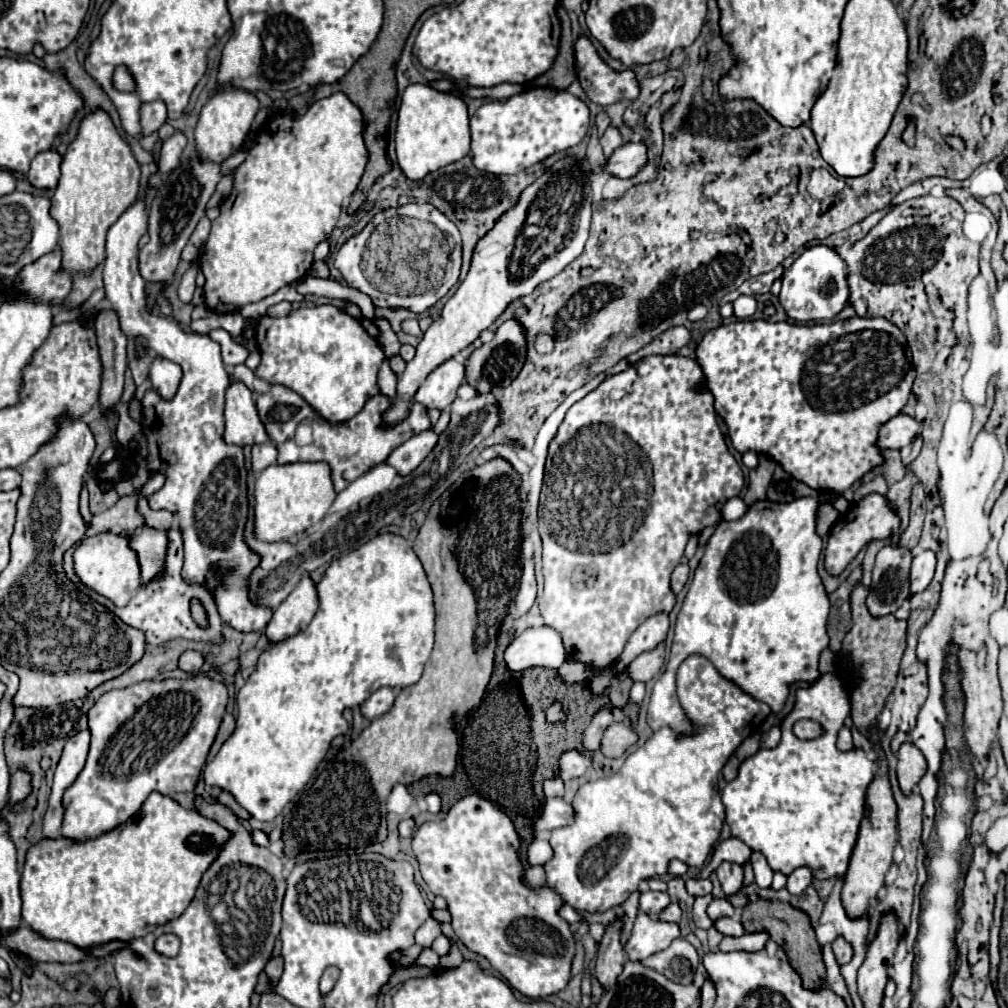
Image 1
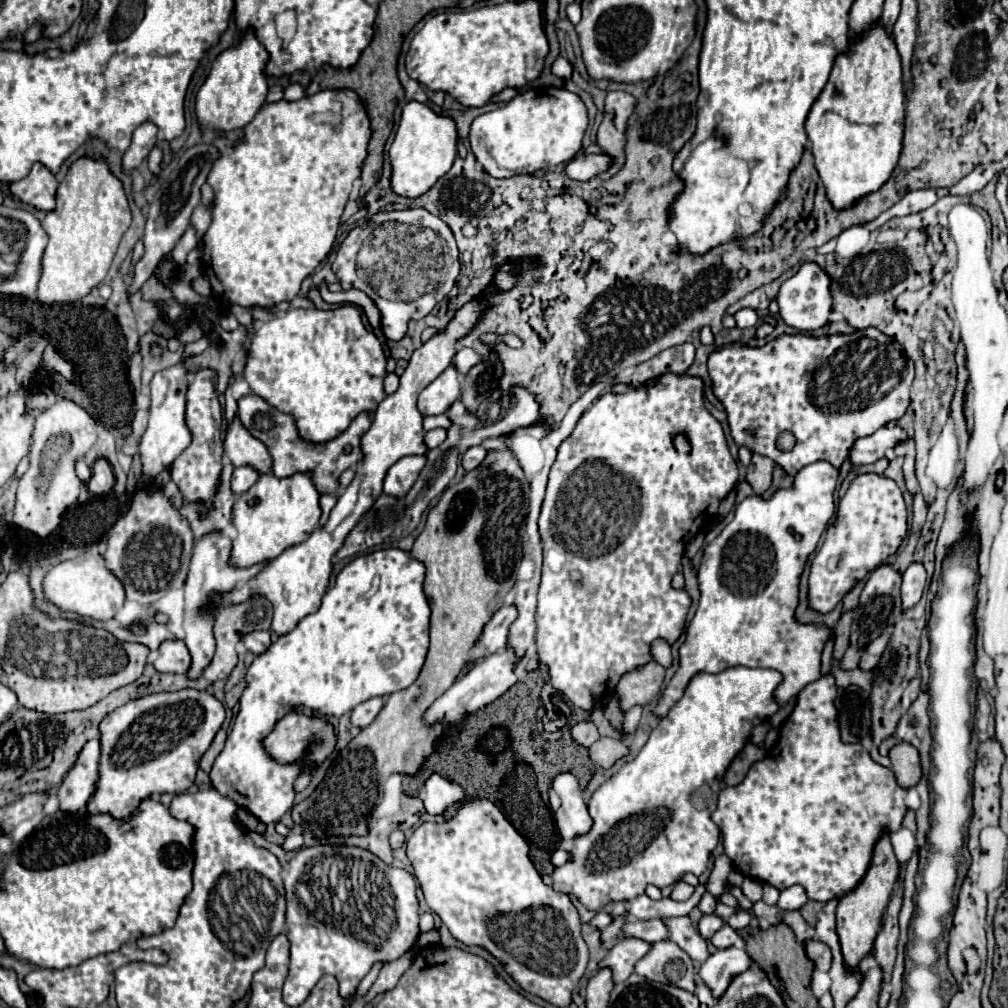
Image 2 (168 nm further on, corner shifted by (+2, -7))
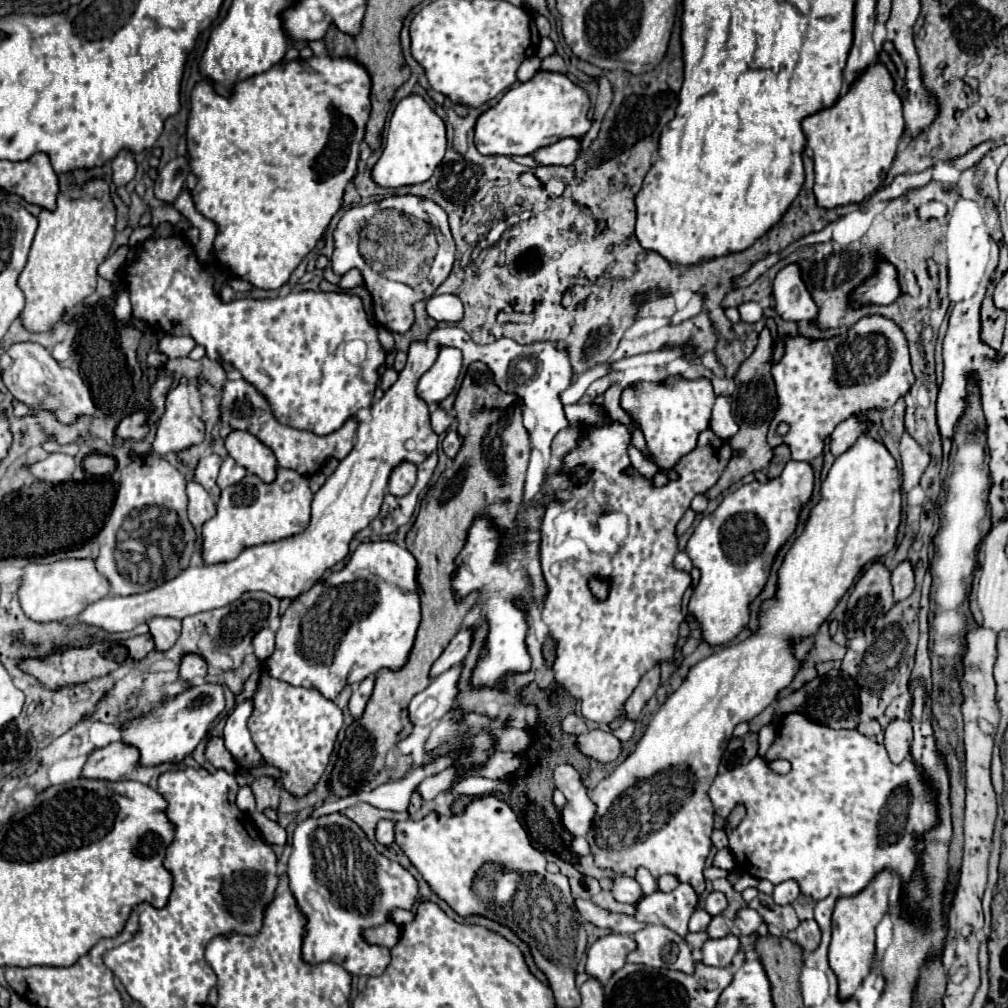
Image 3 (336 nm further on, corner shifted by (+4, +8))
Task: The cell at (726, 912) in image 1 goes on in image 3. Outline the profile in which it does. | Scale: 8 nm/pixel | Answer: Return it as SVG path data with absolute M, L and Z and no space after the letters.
M697 909L691 919L689 919L689 931L695 933L695 931L705 931L707 925L711 921L711 915L705 911L705 909Z

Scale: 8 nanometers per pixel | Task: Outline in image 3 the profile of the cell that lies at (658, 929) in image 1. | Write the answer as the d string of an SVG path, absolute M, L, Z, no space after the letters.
M609 933L589 947L585 969L589 975L597 977L605 985L611 975L625 965L625 957L635 949L637 943L631 935Z

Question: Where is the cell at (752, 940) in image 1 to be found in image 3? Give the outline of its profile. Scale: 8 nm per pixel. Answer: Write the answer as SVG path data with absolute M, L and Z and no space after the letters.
M727 935L721 939L707 939L703 943L703 963L711 967L727 967L731 965L735 953L739 951L739 939L735 935Z

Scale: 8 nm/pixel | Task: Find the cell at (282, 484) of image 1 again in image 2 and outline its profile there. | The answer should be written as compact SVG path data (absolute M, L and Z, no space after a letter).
M263 474L259 480L237 498L233 506L233 526L237 538L231 544L229 566L249 568L253 564L273 560L283 550L301 544L319 524L319 492L313 486L311 474L295 474L291 478L277 478L273 474Z

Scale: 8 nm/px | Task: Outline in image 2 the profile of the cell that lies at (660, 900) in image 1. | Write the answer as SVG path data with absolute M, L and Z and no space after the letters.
M700 883L695 888L695 894L687 902L673 902L671 898L651 900L649 896L641 894L637 898L629 900L627 910L637 920L651 920L651 918L663 918L663 916L685 916L699 904L703 892L707 892L707 890L705 884Z

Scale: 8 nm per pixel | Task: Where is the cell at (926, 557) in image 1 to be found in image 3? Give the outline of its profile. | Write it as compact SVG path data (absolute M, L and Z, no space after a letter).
M903 561L903 563L899 563L893 569L891 583L893 583L895 601L903 601L903 599L907 599L913 593L913 589L915 589L915 575L913 575L913 567L911 567L909 561Z

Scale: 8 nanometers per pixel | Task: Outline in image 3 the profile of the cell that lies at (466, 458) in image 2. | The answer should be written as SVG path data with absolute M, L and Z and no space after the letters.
M447 431L447 437L443 439L443 449L445 449L445 453L449 457L455 457L459 453L459 449L461 449L461 443L463 443L463 439L461 439L461 435L457 431Z

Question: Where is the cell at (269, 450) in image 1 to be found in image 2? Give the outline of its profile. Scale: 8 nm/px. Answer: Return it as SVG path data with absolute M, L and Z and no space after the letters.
M241 466L241 468L235 468L233 476L231 476L231 492L233 494L243 494L247 492L259 478L259 472L251 466Z

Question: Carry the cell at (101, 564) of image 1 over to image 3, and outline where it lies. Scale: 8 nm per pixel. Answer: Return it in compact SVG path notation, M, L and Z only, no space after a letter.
M59 559L55 563L39 565L31 563L23 569L23 585L19 589L19 601L25 615L33 621L55 621L77 617L85 607L109 595L111 583L95 569L93 559Z

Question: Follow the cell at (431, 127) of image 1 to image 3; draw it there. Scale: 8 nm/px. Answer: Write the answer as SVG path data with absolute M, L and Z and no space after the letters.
M407 95L397 103L391 115L385 149L381 159L373 167L373 179L381 187L403 187L423 183L431 177L431 173L443 159L445 147L447 139L443 119L429 107L429 103L421 95Z

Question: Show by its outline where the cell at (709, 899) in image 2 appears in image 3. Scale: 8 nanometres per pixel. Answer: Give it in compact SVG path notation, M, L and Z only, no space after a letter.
M711 891L711 893L707 895L705 909L707 909L711 915L719 915L725 907L727 907L727 899L725 899L723 893L719 893L719 891Z

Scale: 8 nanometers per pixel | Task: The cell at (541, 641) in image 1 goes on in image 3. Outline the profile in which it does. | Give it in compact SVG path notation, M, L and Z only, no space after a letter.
M463 663L453 665L439 677L435 677L427 689L417 693L409 703L409 719L413 725L431 725L439 721L447 713L457 707L459 699L459 675L463 671Z

